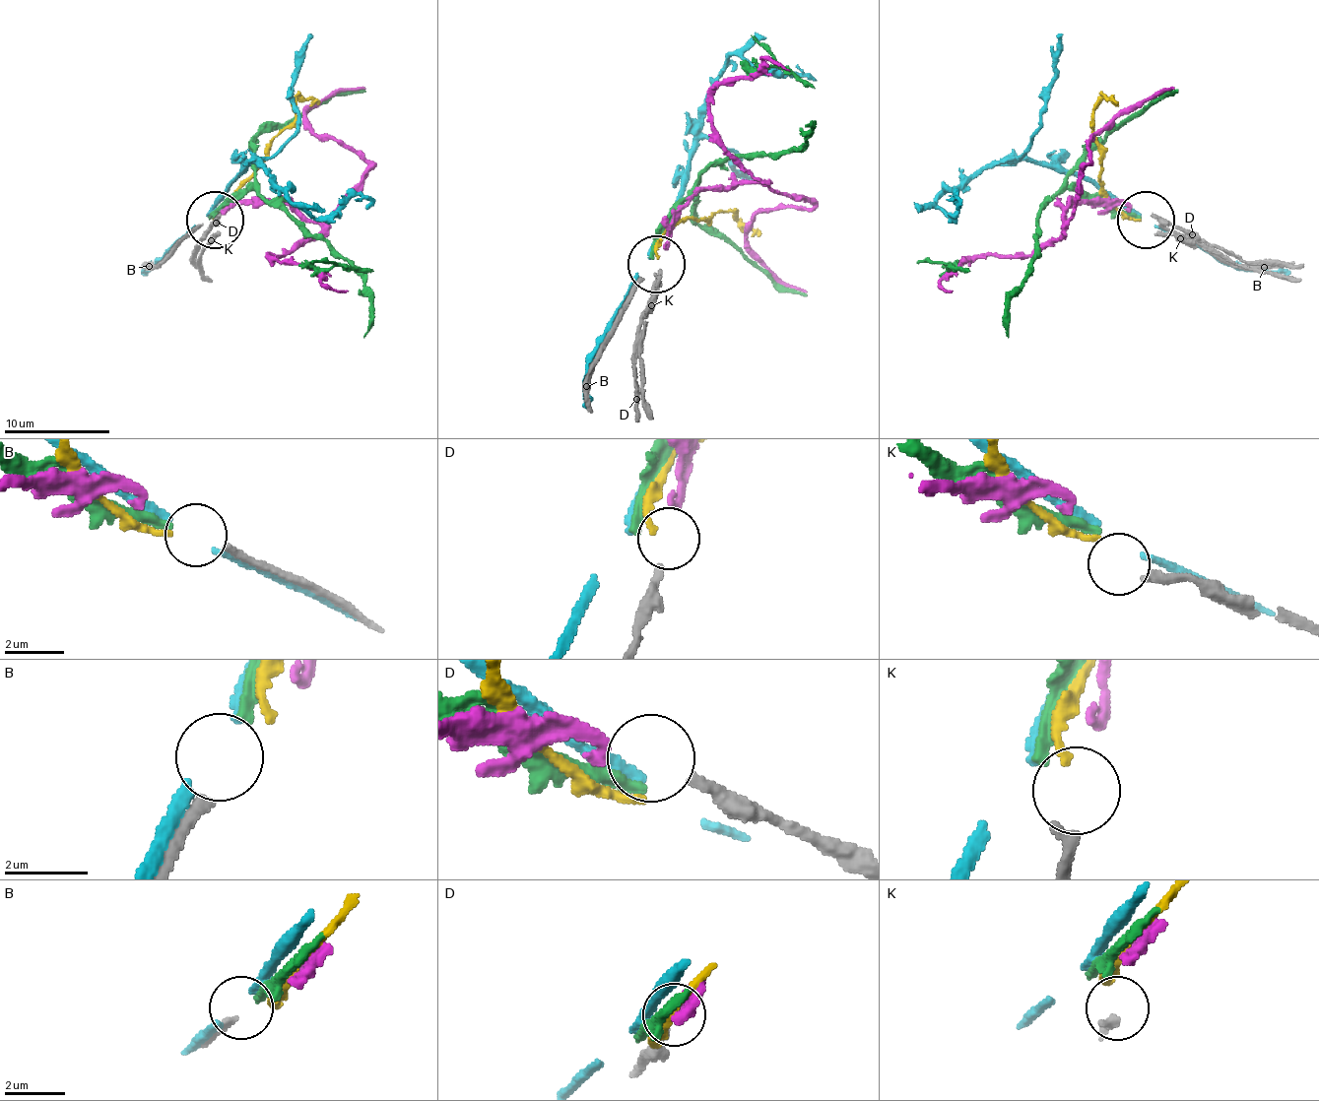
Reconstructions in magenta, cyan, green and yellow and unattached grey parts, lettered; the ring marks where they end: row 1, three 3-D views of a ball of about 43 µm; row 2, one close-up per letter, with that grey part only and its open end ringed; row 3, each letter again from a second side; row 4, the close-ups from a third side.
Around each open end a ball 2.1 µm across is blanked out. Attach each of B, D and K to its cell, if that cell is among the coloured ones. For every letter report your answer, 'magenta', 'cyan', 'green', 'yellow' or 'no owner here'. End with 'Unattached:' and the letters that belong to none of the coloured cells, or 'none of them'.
B: no owner here
D: magenta
K: no owner here
Unattached: B, K

